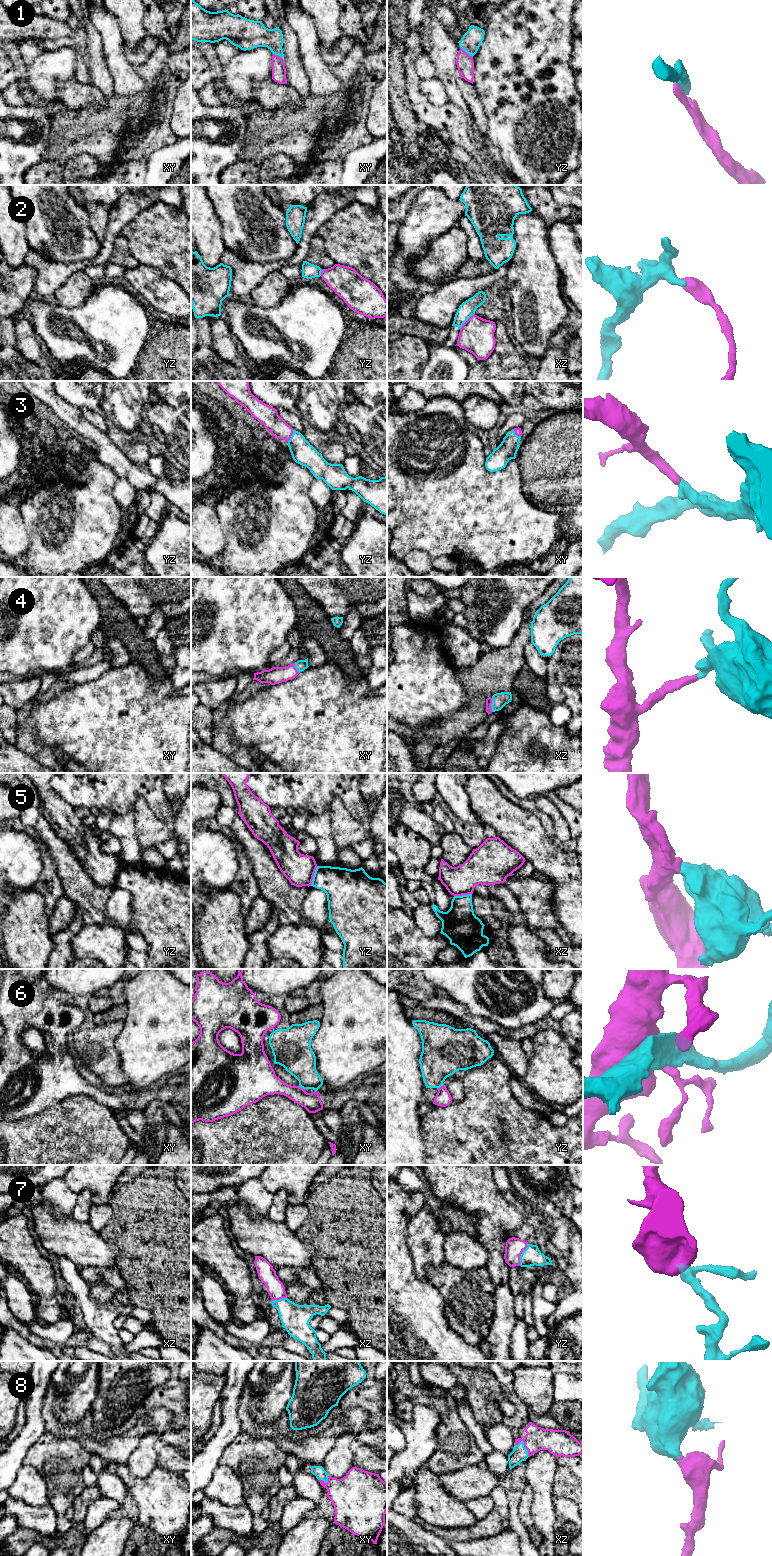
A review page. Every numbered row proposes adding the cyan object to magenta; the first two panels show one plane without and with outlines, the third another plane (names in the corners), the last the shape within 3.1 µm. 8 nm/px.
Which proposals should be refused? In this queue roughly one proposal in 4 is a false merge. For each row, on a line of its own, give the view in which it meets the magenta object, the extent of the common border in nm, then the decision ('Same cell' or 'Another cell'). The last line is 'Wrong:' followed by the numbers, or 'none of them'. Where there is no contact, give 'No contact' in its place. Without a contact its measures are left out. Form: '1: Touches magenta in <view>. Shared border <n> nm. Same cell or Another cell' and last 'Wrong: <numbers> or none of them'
1: Touches magenta in yz. Shared border 130 nm. Same cell
2: Touches magenta in xz. Shared border 180 nm. Another cell
3: Touches magenta in yz. Shared border 120 nm. Same cell
4: Touches magenta in xz. Shared border 110 nm. Same cell
5: Touches magenta in yz. Shared border 170 nm. Another cell
6: Touches magenta in xy. Shared border 60 nm. Same cell
7: Touches magenta in yz. Shared border 190 nm. Same cell
8: Touches magenta in xz. Shared border 160 nm. Same cell
Wrong: 2, 5

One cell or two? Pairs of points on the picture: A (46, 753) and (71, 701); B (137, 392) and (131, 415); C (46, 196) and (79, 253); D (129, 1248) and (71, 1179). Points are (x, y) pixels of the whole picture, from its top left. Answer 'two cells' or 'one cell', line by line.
A: two cells
B: one cell
C: one cell
D: two cells

